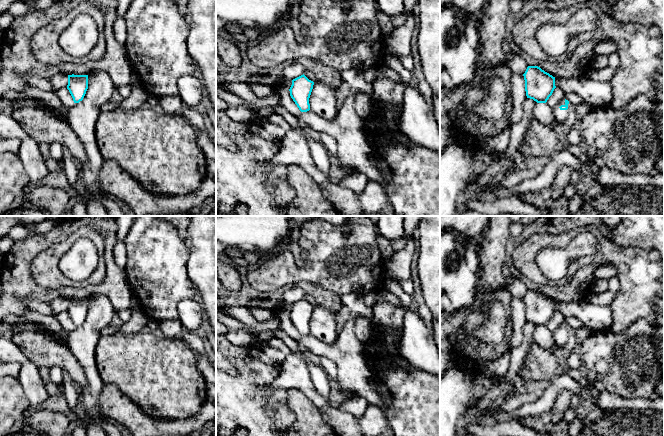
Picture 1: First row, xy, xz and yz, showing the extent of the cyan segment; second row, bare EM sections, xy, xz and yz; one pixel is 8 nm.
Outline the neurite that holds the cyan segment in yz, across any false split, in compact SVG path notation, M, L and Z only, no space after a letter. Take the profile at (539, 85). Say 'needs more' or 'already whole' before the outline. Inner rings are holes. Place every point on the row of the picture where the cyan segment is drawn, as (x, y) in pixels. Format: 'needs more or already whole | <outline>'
already whole | M528 66L523 76L527 98L546 103L556 88L555 77L538 66Z

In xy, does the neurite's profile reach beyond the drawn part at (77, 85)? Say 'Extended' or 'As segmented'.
As segmented

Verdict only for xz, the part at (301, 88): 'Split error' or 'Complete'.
Complete

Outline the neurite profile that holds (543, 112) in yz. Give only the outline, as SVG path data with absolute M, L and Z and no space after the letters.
M537 103L533 108L532 117L555 130L561 124L554 116L553 107L547 103Z

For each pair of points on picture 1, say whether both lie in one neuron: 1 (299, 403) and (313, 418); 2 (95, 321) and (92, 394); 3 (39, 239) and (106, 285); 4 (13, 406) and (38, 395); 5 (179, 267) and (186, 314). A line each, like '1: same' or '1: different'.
1: same
2: same
3: same
4: different
5: different

